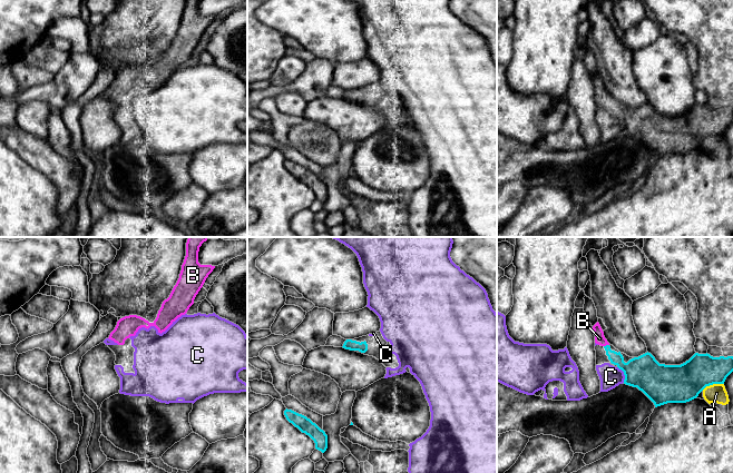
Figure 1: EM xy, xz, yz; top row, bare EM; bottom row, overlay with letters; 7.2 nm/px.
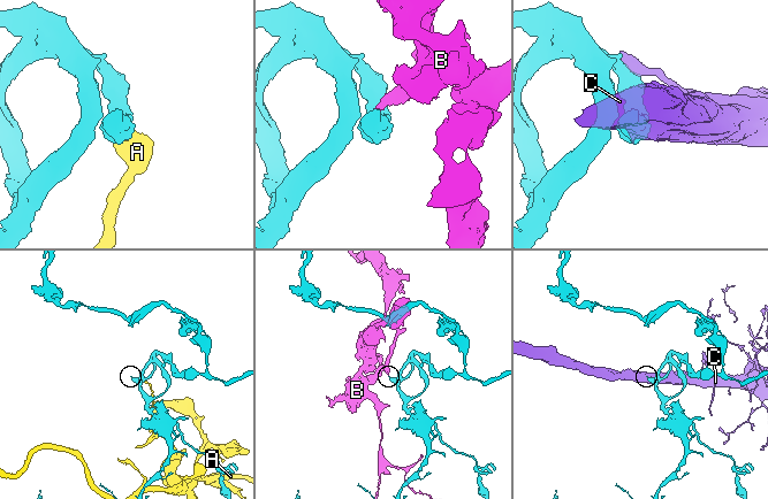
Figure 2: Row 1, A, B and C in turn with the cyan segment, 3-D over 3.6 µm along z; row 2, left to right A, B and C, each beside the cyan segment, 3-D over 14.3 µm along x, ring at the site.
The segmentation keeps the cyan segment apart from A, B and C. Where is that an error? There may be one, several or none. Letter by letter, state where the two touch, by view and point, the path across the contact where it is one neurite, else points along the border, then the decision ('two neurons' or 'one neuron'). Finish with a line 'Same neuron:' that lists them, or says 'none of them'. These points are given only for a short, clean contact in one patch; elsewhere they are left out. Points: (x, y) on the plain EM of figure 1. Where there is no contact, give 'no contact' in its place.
A: contact yz (712, 135); two neurons
B: contact yz (606, 96); way yz (633, 118), (625, 118), (606, 96), (599, 89); one neuron
C: contact yz (624, 125); two neurons
Same neuron: B

